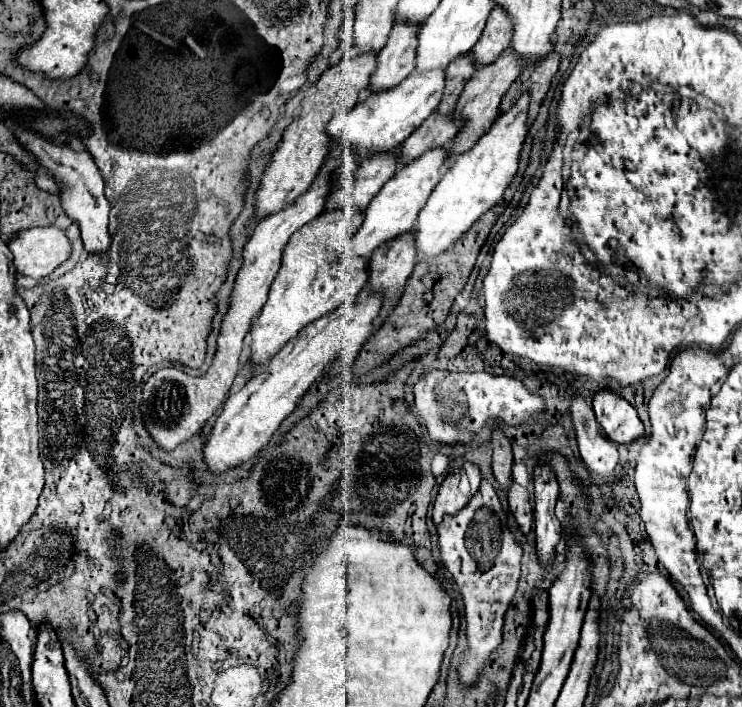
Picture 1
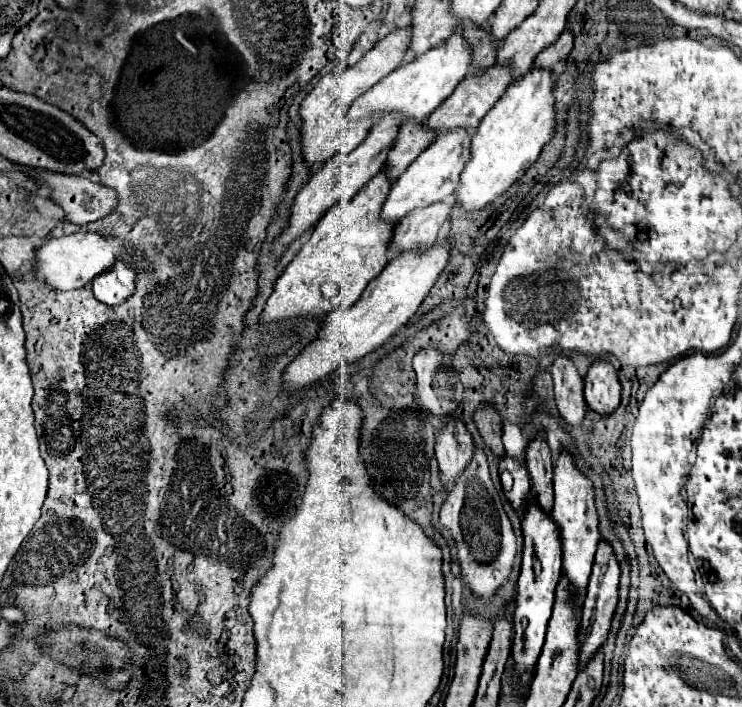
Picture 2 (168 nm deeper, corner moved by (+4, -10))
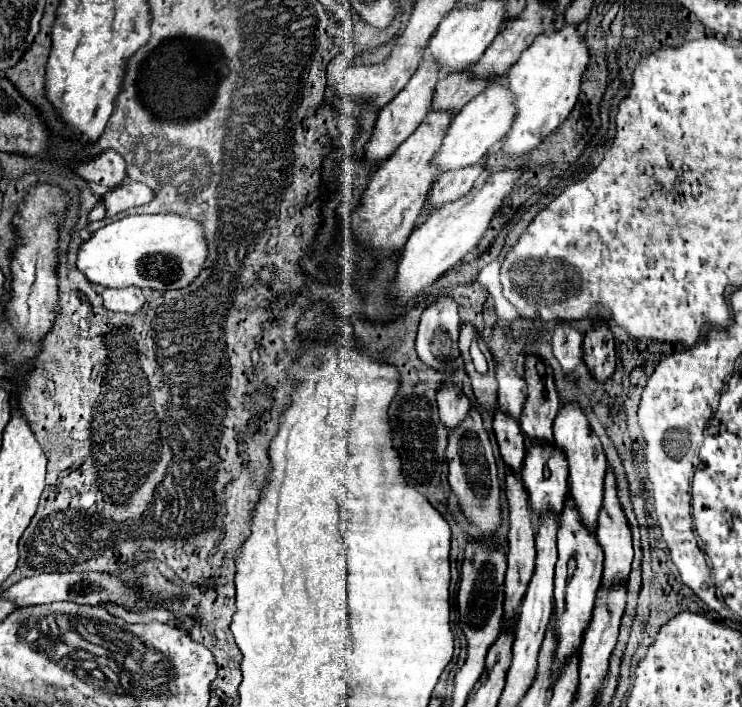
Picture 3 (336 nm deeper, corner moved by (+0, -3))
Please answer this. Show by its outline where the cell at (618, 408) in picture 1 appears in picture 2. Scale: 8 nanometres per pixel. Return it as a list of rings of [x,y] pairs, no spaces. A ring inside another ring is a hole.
[[[593,363],[585,377],[585,401],[601,417],[611,415],[621,403],[621,385],[613,365]]]

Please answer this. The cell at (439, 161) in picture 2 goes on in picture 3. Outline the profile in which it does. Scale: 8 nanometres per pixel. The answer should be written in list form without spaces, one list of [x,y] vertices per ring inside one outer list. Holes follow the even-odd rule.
[[[499,82],[489,84],[479,96],[469,100],[455,116],[443,140],[441,152],[437,152],[435,156],[435,166],[441,172],[445,172],[445,170],[455,170],[455,168],[463,168],[479,162],[497,142],[501,142],[507,136],[515,120],[515,114],[517,110],[515,110],[515,98],[511,90],[507,86],[499,86]]]

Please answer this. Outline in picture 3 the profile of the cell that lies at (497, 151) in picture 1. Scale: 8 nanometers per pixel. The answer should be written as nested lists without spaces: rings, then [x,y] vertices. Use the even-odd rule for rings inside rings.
[[[565,24],[561,30],[543,32],[533,40],[517,64],[507,72],[509,90],[515,94],[517,108],[513,128],[503,142],[503,152],[507,156],[521,156],[529,152],[569,116],[577,102],[581,76],[587,66],[589,48],[577,24]]]

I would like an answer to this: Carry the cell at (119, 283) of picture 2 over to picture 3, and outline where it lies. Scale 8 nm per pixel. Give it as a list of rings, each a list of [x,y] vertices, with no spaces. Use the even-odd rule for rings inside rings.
[[[107,288],[103,292],[103,300],[109,310],[121,312],[121,314],[137,314],[145,304],[143,290],[139,288],[121,288],[121,290]]]

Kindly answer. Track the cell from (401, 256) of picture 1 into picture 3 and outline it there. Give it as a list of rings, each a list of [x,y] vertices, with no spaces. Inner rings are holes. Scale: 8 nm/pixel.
[[[485,158],[469,168],[459,168],[459,170],[447,170],[437,176],[431,188],[431,202],[433,206],[443,206],[451,200],[457,200],[463,196],[467,190],[473,188],[473,184],[481,178],[485,170]]]

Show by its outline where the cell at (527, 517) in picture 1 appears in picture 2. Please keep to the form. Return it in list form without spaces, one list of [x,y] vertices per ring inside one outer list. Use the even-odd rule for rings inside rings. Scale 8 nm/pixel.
[[[503,457],[499,461],[499,473],[503,473],[503,471],[509,471],[511,477],[513,477],[513,491],[507,493],[507,501],[511,503],[511,507],[515,511],[523,511],[525,505],[527,505],[529,493],[531,493],[529,475],[527,475],[525,467],[519,461],[513,461],[509,457]]]

